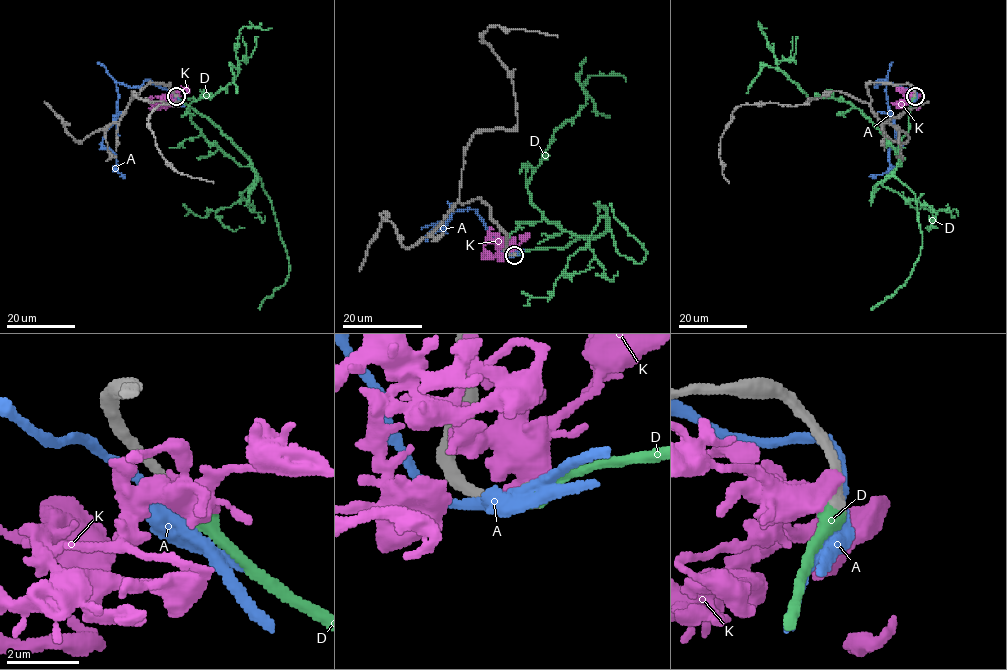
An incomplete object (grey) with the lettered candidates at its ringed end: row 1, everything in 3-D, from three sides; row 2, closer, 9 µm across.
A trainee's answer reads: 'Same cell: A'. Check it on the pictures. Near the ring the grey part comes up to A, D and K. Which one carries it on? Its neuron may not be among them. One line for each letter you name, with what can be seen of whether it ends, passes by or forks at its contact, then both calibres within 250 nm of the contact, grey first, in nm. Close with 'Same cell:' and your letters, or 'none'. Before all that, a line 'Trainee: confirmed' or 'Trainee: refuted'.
Trainee: refuted
D: It ends there. Thickness 550 nm (grey) against 550 nm
Same cell: D

